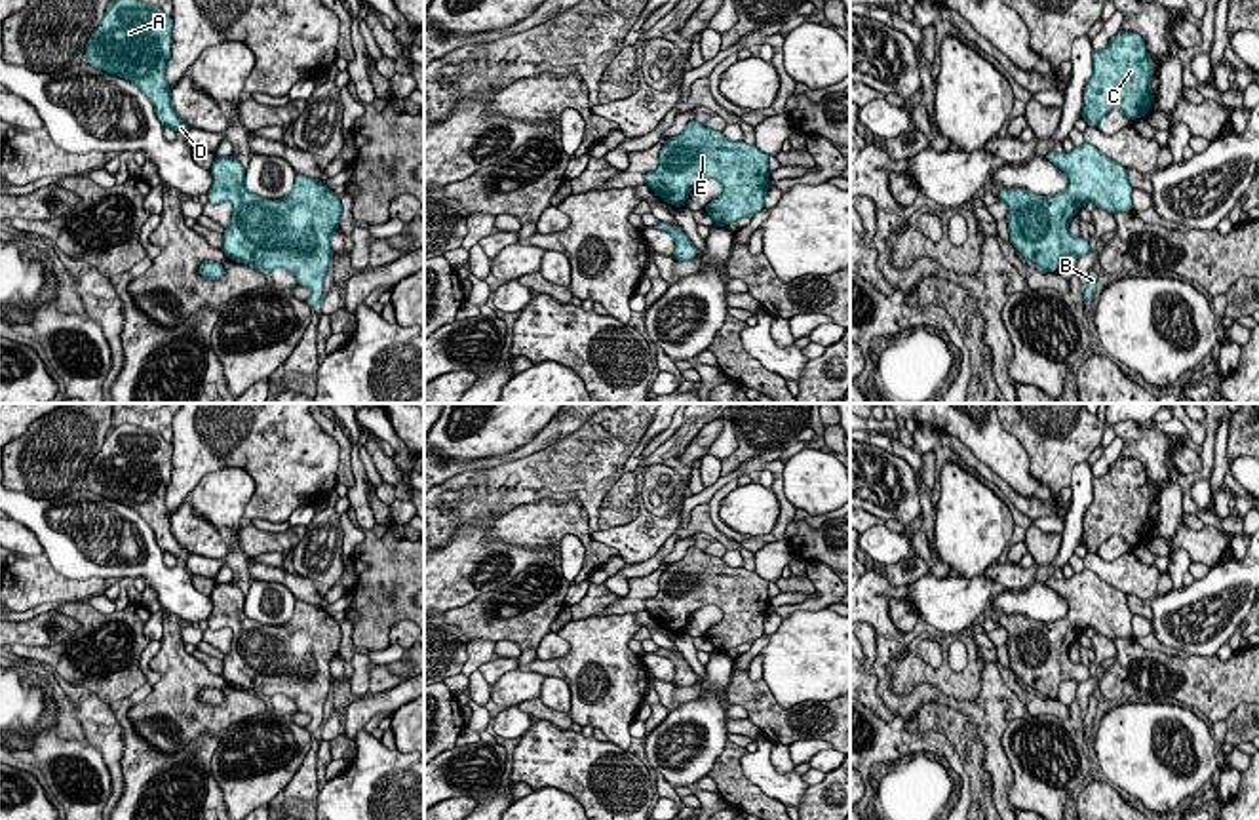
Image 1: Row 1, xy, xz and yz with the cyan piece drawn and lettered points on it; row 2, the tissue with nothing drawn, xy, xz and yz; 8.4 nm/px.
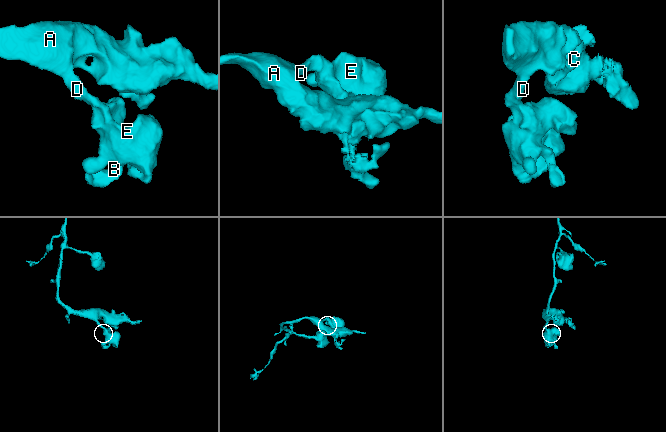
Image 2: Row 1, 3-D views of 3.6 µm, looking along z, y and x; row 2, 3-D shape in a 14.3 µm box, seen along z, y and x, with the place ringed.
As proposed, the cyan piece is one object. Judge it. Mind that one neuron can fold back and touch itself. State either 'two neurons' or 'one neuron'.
one neuron

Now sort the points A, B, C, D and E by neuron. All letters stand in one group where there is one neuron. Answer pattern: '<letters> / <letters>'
A B C D E

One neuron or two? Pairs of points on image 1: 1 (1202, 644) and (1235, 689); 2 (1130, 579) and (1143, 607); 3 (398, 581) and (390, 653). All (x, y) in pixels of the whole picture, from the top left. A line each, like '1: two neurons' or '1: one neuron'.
1: two neurons
2: two neurons
3: two neurons

